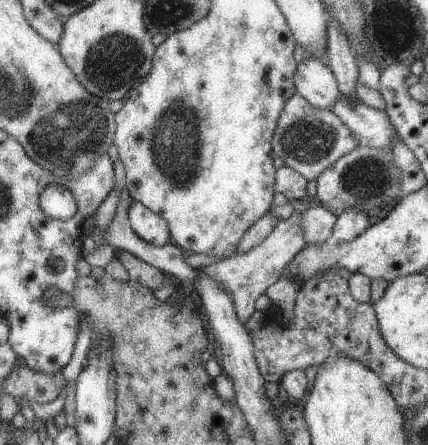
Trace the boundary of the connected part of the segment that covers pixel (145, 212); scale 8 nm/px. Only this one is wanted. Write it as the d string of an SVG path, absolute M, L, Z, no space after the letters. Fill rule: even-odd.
M140 201L132 202L128 213L133 231L147 243L161 247L172 242L167 220Z

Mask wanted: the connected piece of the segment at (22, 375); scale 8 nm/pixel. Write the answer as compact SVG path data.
M16 363L3 380L2 389L17 400L27 398L32 402L45 403L64 393L66 384L62 370L46 374Z

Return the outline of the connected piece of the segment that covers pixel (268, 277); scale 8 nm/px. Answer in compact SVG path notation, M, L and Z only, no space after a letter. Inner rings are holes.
M294 211L288 219L281 219L274 225L266 240L246 254L234 254L221 262L200 268L221 282L231 294L239 321L246 327L250 316L261 306L266 289L282 278L284 269L308 242L303 233L302 213Z

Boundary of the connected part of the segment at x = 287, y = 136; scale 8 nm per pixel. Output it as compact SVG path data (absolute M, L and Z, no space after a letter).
M296 93L286 102L278 119L272 139L272 150L285 165L299 172L308 180L317 179L341 156L356 148L359 142L353 132L330 109L312 106L303 96Z

